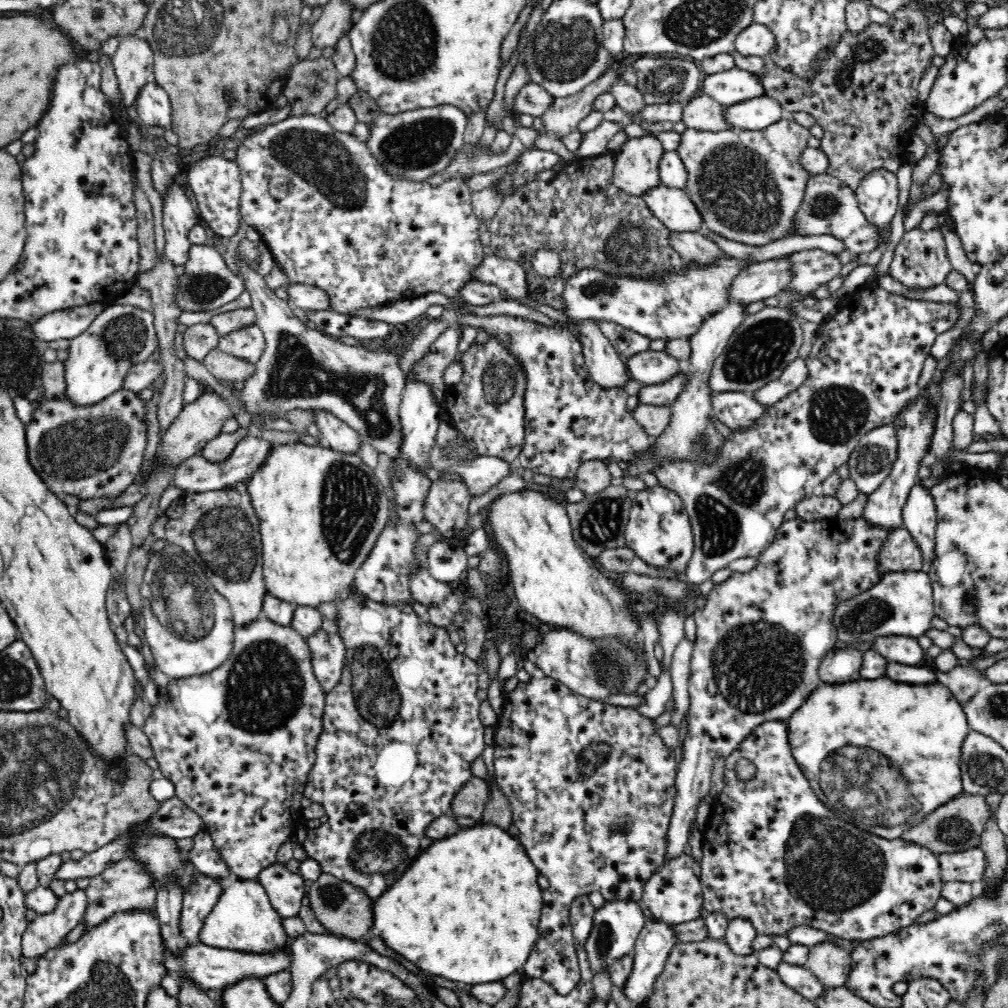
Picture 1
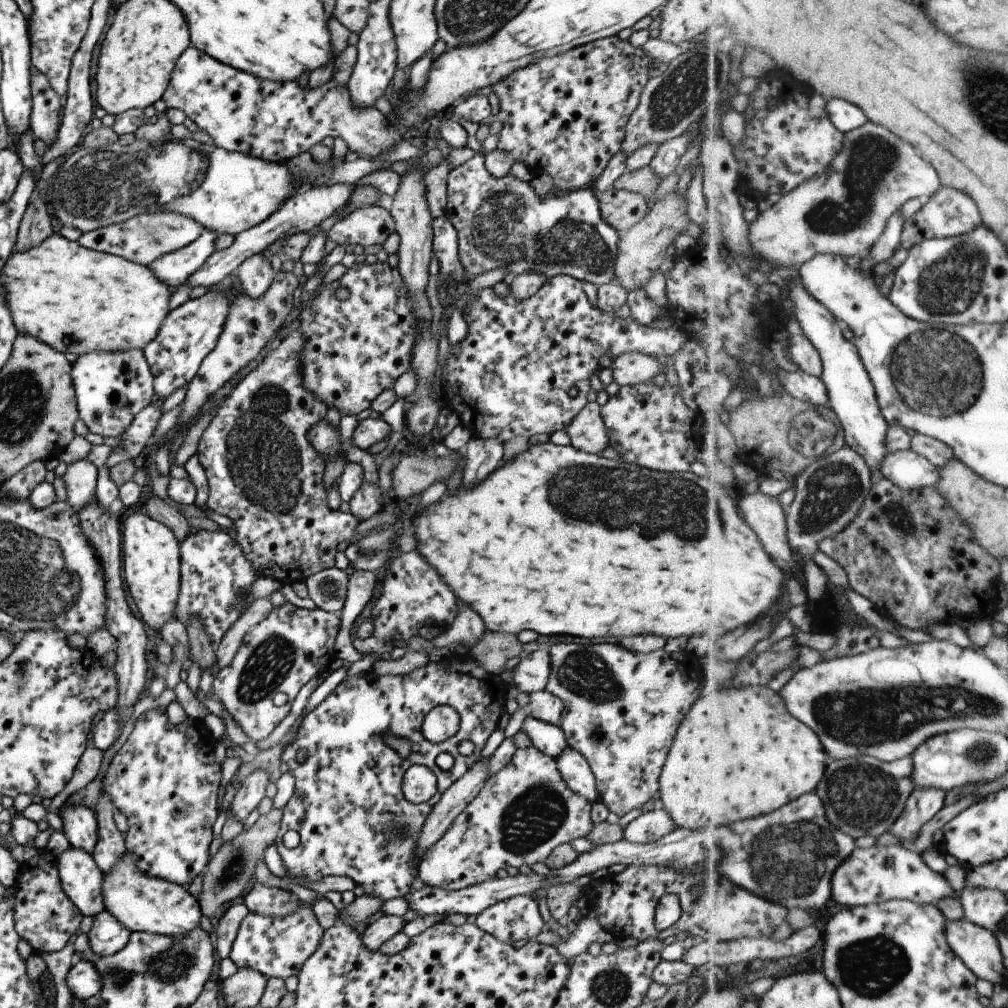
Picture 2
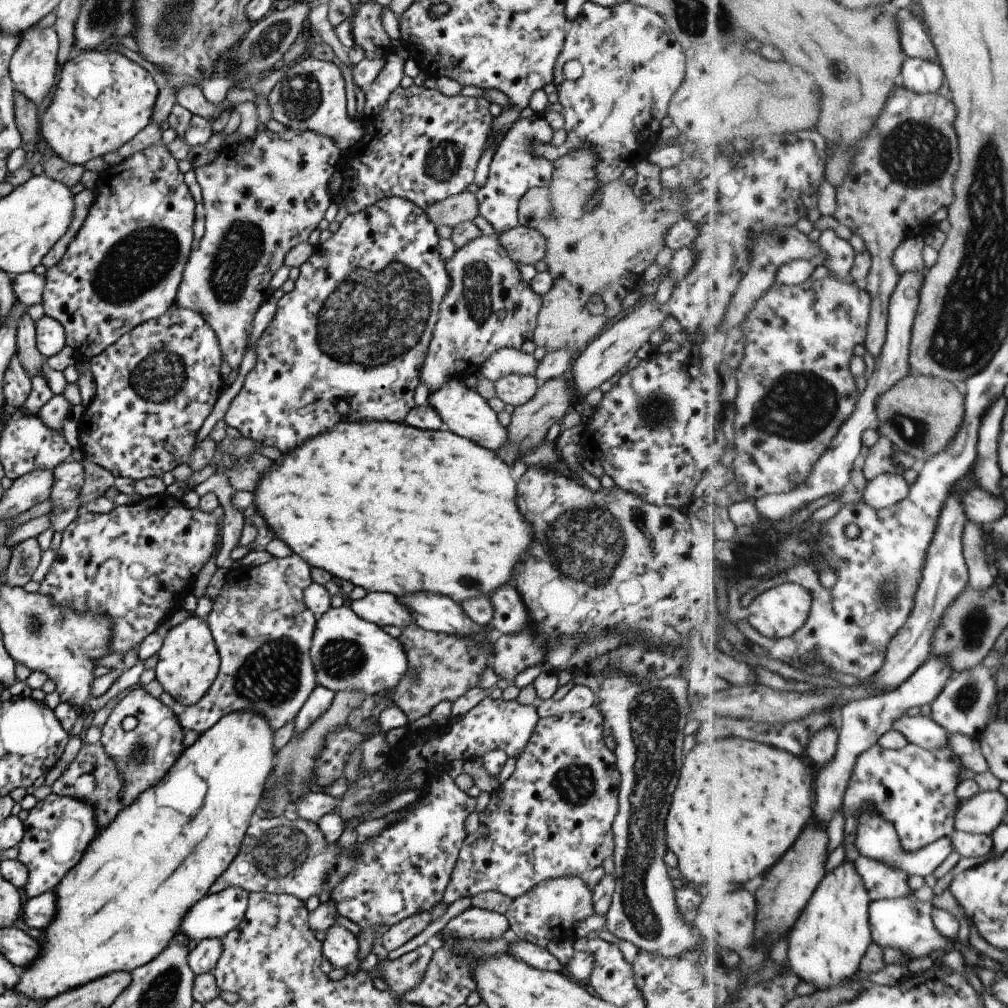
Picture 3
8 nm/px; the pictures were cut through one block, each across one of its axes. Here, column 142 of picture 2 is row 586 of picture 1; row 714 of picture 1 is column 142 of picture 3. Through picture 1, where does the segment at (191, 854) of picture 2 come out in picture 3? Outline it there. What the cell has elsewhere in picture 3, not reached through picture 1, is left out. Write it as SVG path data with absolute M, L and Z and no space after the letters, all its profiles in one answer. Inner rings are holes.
M142 687L129 690L123 698L119 699L100 729L99 741L104 753L115 761L122 780L124 788L120 796L122 806L132 803L141 791L161 780L183 750L181 745L183 730L175 715L170 708ZM125 716L134 716L137 720L136 726L130 731L123 731L121 727L121 720Z

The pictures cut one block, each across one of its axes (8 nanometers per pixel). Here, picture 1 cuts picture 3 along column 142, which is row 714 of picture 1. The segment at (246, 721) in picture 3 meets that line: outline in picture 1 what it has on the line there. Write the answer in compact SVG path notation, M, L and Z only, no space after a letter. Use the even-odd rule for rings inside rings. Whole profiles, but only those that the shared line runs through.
M890 678L846 684L822 682L806 696L800 708L792 712L786 727L790 753L816 796L842 820L882 838L900 838L900 834L912 826L912 820L924 818L964 791L960 779L960 750L970 730L960 701L942 683L908 686L892 682ZM880 752L888 756L898 770L894 770L890 760Z

